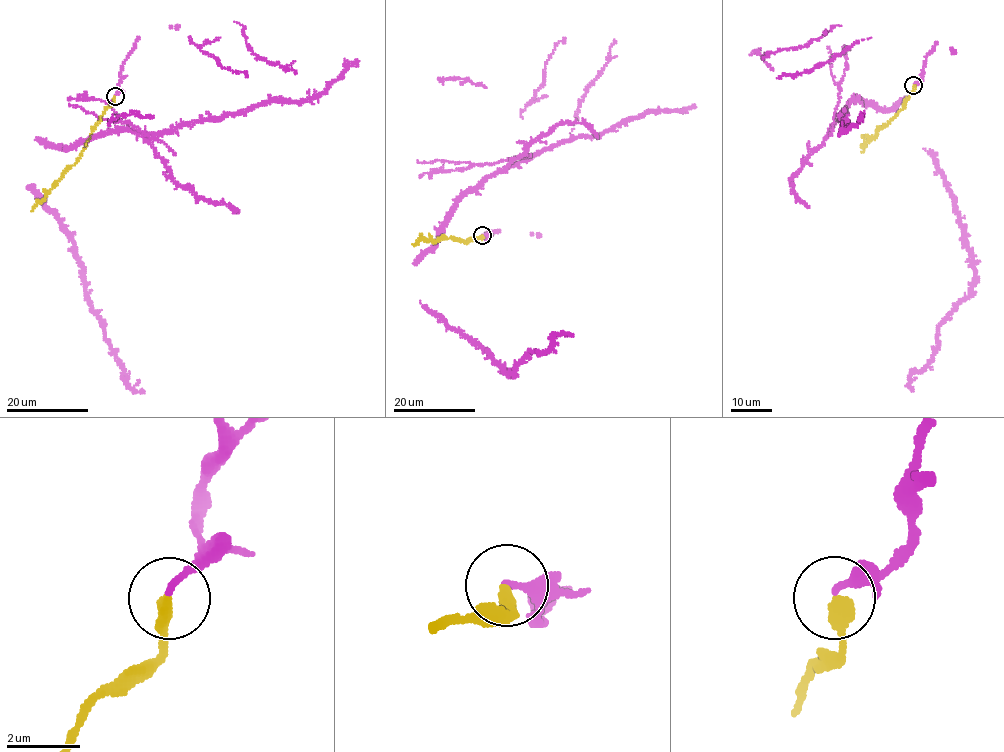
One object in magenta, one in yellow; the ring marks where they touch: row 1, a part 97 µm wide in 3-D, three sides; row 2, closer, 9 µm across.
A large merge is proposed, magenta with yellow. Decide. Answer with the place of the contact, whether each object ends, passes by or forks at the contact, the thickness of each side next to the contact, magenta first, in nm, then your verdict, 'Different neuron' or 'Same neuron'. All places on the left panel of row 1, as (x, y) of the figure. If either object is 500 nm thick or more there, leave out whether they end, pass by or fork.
Place: (115, 96). At the ring magenta ends. At the ring yellow ends. Thickness 160 nm (magenta) against 400 nm. Same neuron

